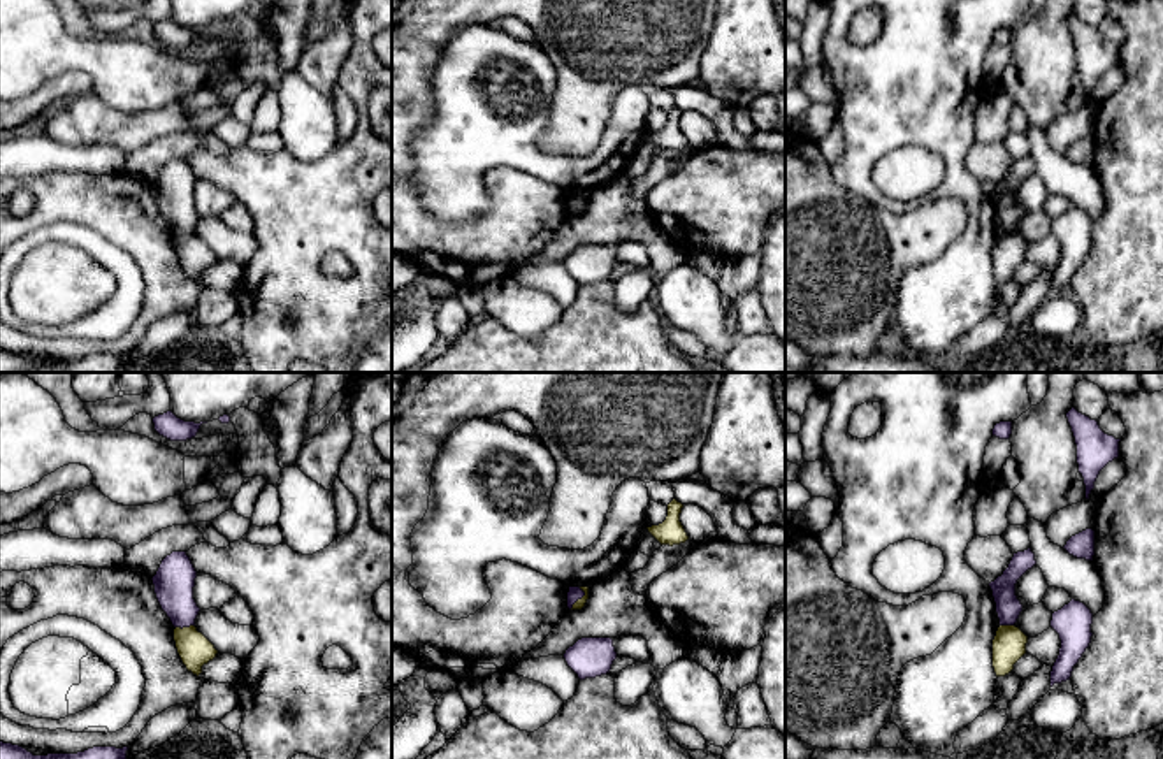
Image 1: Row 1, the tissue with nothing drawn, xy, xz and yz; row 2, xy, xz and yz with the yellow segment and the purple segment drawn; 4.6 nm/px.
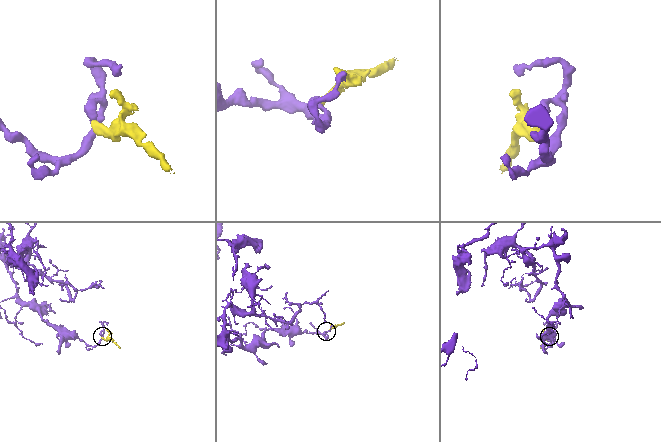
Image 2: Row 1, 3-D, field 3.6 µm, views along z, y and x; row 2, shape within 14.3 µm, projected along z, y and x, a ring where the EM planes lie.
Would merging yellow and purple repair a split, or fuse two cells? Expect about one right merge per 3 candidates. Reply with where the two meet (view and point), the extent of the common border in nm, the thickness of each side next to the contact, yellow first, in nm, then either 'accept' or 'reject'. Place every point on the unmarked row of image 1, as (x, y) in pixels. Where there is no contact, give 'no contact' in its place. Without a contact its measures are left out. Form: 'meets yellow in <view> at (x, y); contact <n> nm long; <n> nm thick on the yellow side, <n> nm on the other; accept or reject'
meets yellow in xy at (185, 234); contact 90 nm long; 150 nm thick on the yellow side, 190 nm on the other; reject

